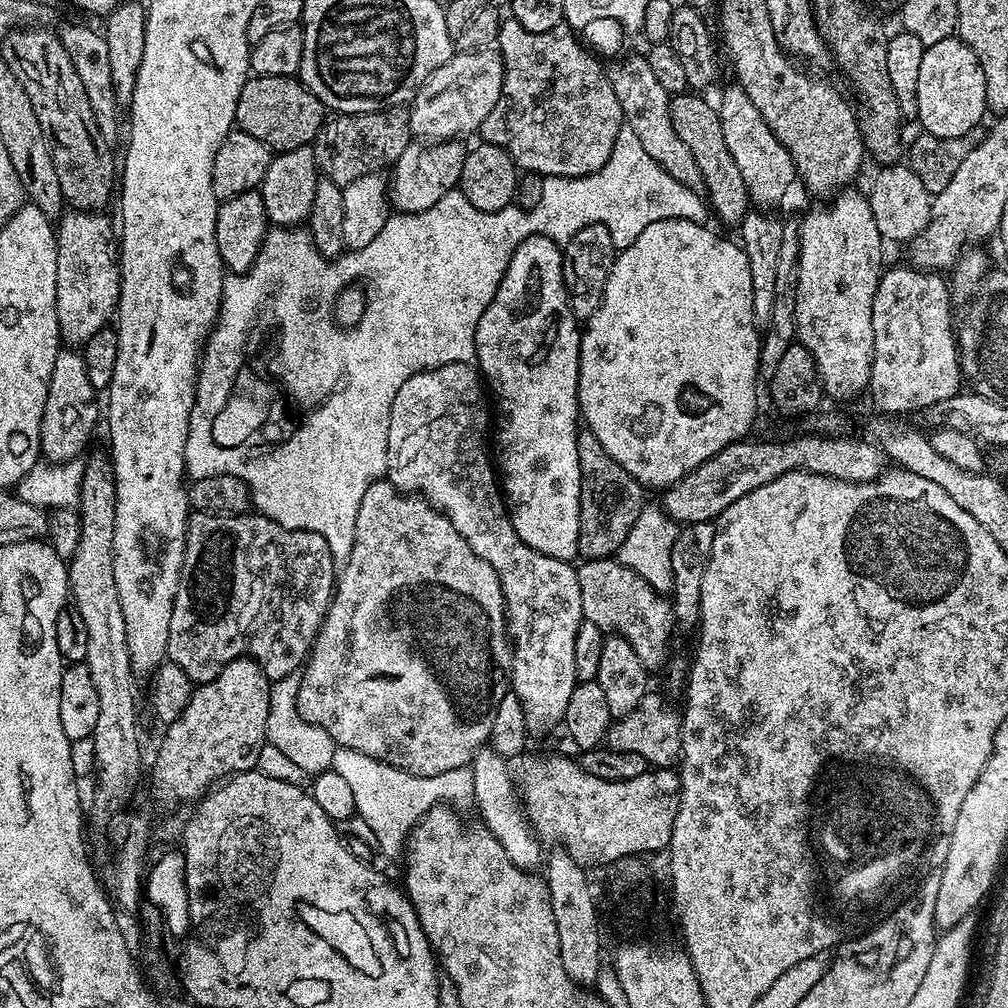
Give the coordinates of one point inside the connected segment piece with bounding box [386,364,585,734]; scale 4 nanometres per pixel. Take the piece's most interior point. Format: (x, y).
(439, 421)

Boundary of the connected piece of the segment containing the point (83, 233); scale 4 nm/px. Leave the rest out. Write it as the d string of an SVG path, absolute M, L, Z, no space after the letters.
M68 210L59 217L58 227L56 228L56 261L58 262L56 313L58 314L60 339L72 346L83 345L84 341L89 340L94 334L98 334L98 330L111 325L116 309L120 306L118 240L114 235L113 221L111 224L104 215L103 211L77 212Z

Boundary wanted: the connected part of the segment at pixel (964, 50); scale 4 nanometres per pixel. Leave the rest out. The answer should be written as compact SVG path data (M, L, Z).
M959 35L942 38L942 42L927 45L922 54L922 66L918 70L918 114L916 120L923 131L929 136L938 138L958 138L970 129L977 127L980 119L986 116L988 99L986 98L986 74L982 74L982 66L966 46L966 42Z

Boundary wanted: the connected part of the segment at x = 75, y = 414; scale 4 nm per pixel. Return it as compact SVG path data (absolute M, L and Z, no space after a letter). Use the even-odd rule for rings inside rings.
M61 347L54 358L54 374L50 374L50 390L43 407L42 430L39 431L41 455L49 463L64 463L82 454L80 452L87 446L98 418L96 396L98 390L90 386L83 355L71 347Z

